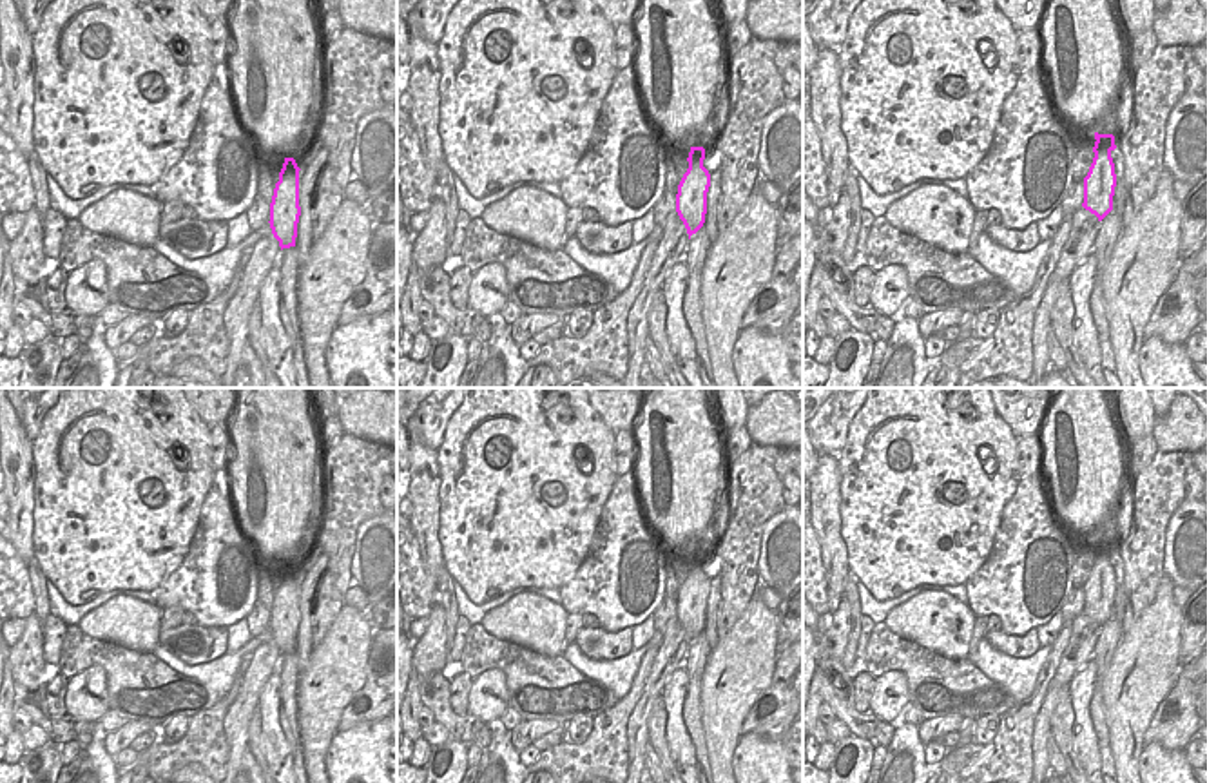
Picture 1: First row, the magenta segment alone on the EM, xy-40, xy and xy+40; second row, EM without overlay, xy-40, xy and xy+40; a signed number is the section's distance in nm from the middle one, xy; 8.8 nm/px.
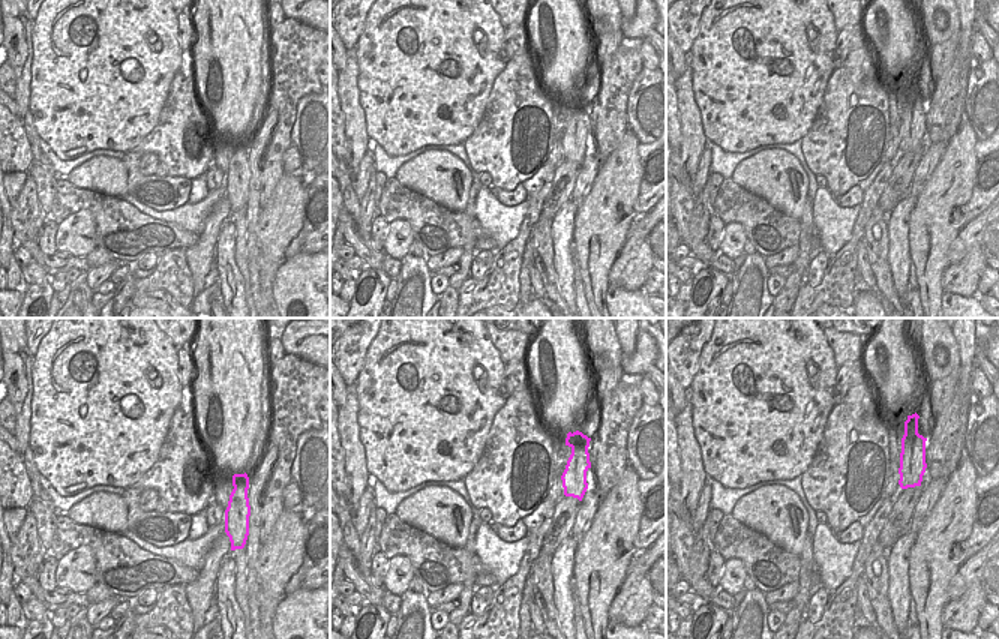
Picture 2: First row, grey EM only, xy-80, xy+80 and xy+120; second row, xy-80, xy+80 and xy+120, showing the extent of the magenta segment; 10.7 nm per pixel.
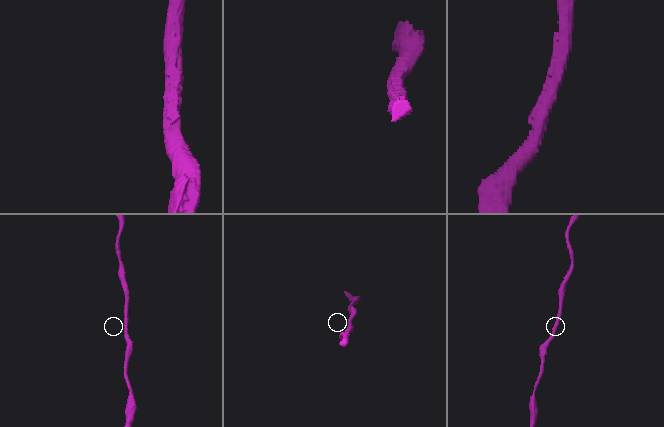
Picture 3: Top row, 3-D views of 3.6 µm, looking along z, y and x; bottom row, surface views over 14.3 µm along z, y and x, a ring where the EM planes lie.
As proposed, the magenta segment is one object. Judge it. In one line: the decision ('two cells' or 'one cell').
one cell

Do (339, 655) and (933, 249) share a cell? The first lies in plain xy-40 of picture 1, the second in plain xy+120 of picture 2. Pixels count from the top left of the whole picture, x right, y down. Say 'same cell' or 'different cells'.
same cell

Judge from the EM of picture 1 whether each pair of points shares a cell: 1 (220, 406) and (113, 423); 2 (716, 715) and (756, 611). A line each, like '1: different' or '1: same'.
1: different
2: same

